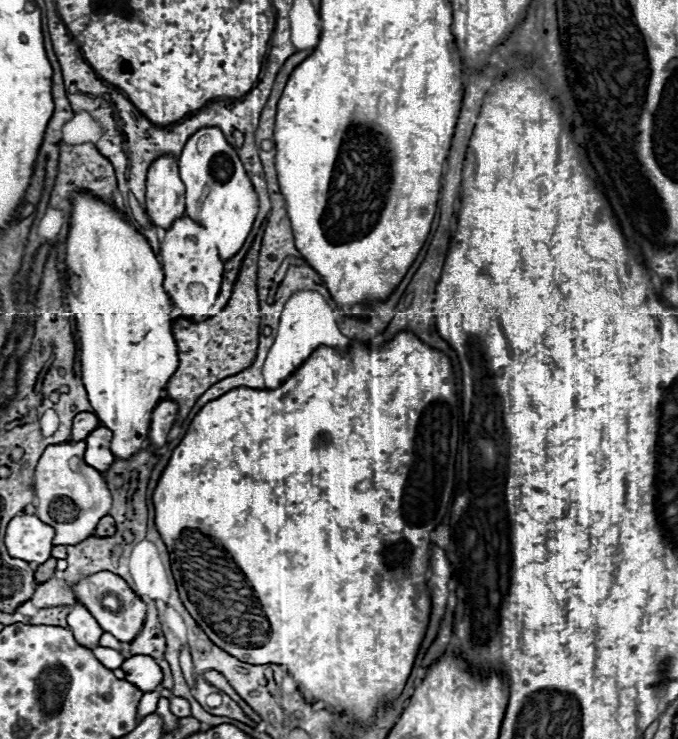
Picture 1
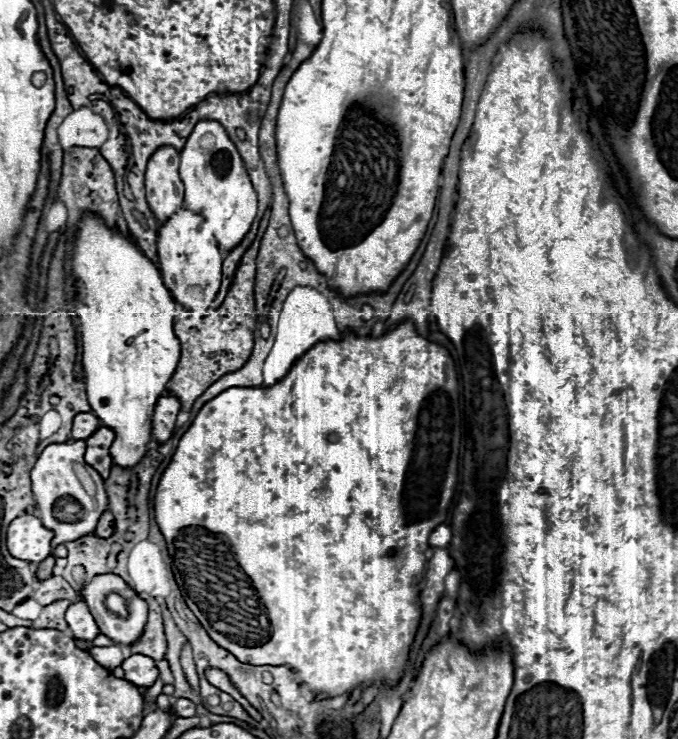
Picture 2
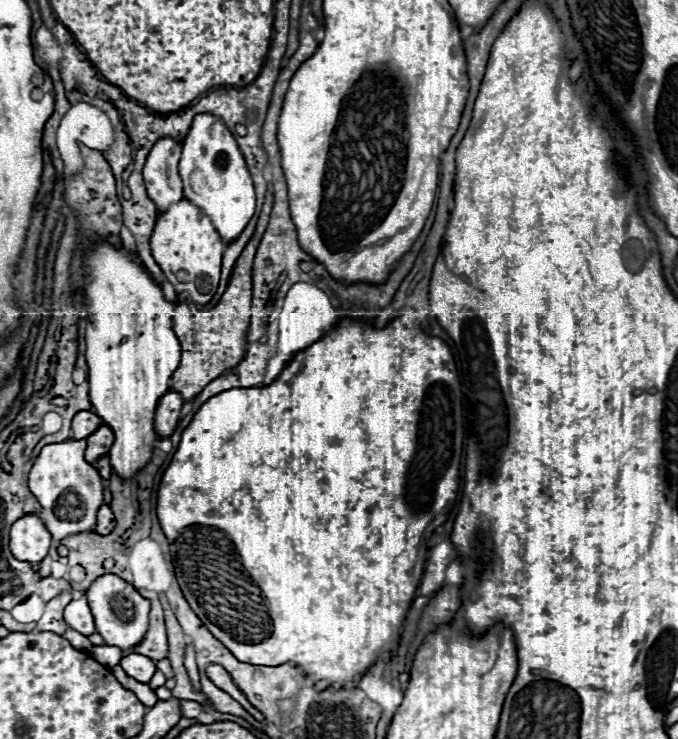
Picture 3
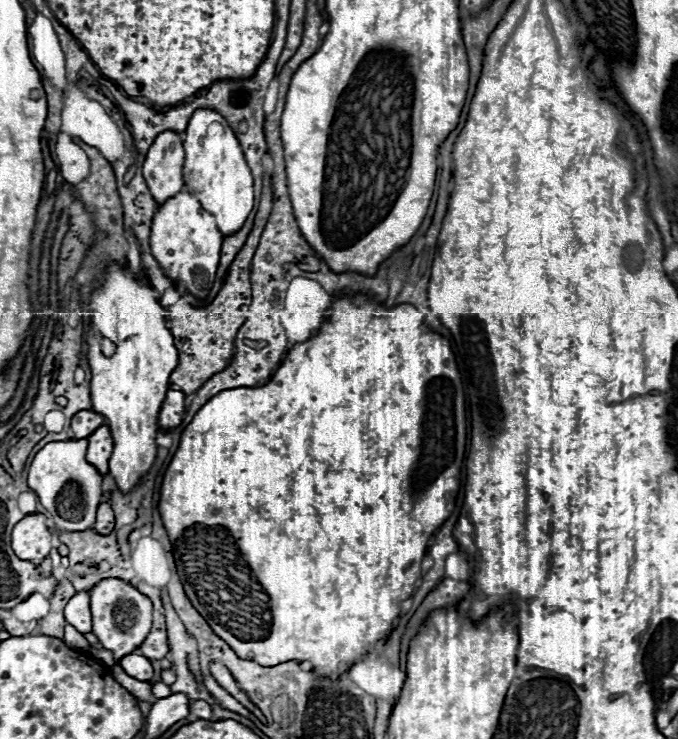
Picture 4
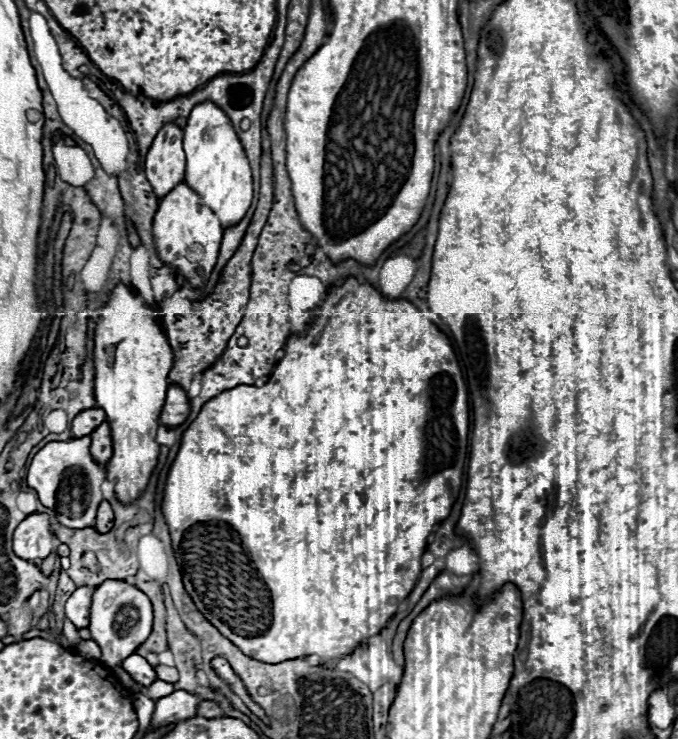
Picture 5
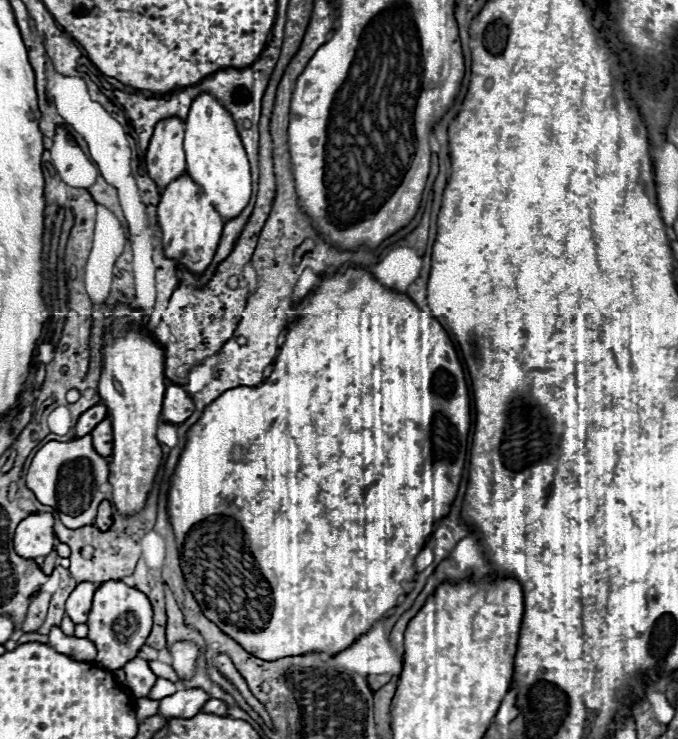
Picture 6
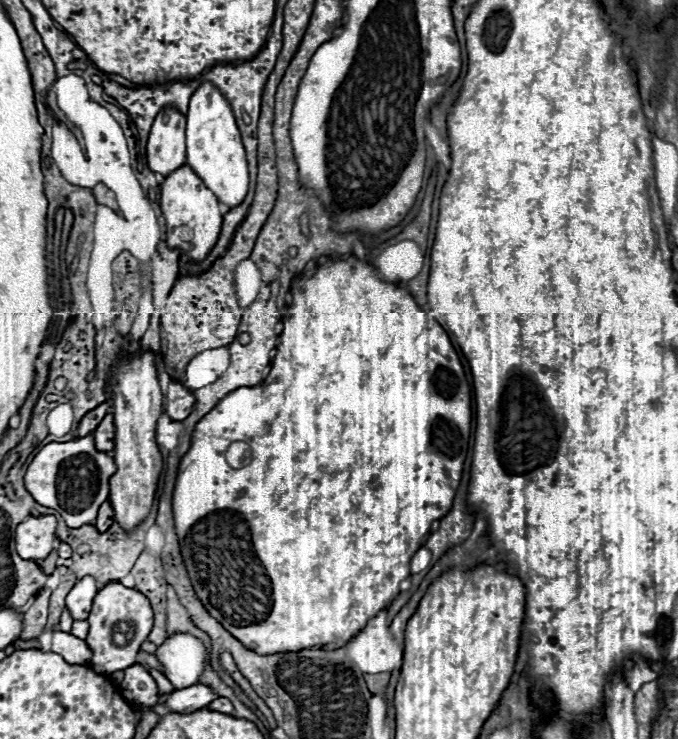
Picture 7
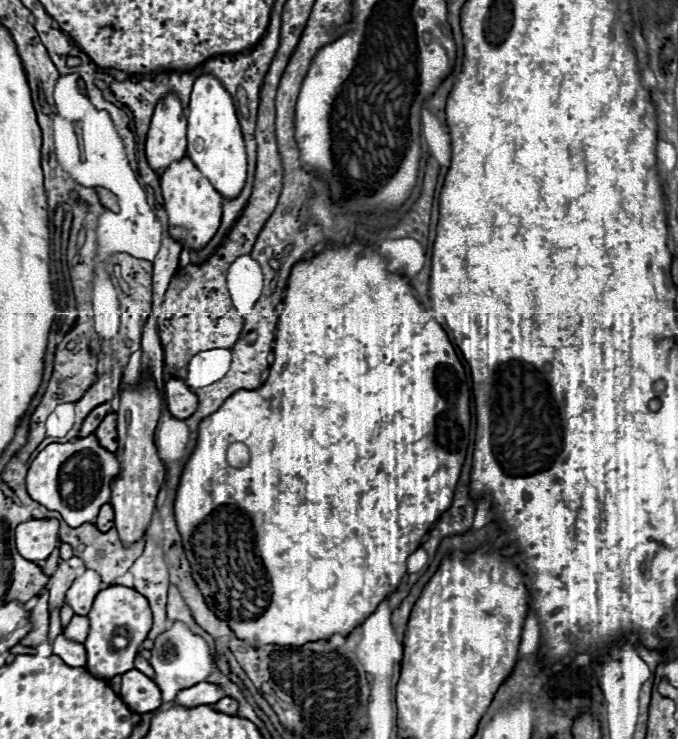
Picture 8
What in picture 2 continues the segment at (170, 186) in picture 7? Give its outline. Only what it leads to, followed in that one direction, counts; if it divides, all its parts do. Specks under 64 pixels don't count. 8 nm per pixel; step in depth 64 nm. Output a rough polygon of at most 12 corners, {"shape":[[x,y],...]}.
{"shape":[[182,206],[156,250],[176,304],[204,316],[224,254],[200,214]]}

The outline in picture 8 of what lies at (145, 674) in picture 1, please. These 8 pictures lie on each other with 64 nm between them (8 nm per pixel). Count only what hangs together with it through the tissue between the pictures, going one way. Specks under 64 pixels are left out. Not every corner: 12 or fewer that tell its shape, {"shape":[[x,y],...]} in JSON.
{"shape":[[138,670],[122,674],[120,696],[134,714],[162,704],[160,688]]}

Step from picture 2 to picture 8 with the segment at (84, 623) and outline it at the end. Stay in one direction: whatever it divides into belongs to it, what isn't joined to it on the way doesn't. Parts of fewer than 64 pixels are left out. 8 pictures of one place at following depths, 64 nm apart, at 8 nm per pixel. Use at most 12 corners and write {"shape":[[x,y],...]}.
{"shape":[[84,570],[66,592],[78,616],[88,614],[102,580]]}

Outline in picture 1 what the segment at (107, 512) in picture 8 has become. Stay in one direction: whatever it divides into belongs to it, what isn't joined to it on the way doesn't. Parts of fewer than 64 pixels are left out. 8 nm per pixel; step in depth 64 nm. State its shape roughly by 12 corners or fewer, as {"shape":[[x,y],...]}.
{"shape":[[110,514],[98,522],[94,536],[106,538],[116,532]]}

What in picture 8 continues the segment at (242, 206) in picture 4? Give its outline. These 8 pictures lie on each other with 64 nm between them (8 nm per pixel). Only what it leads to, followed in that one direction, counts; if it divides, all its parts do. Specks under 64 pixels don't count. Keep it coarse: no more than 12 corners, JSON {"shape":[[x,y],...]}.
{"shape":[[200,74],[188,156],[224,198],[246,182],[232,96]]}

